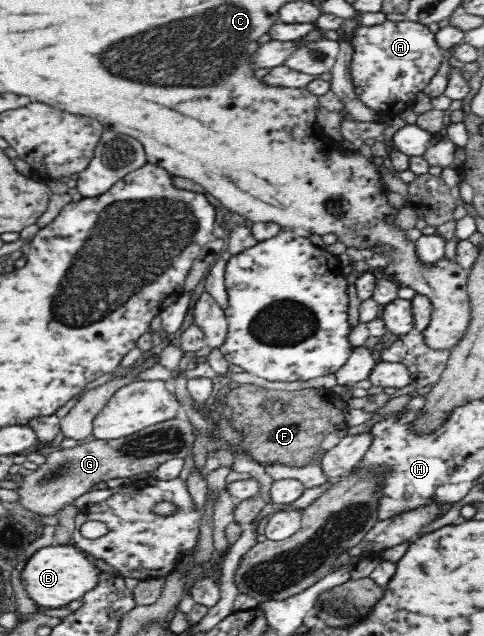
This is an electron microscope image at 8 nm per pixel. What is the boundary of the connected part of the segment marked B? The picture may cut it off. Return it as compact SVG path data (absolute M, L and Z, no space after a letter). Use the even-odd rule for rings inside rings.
M53 544L37 550L29 558L21 574L22 583L29 598L34 600L36 606L41 609L62 608L70 602L82 598L89 590L92 590L99 581L99 570L92 564L83 551L78 551L74 544L60 546Z

